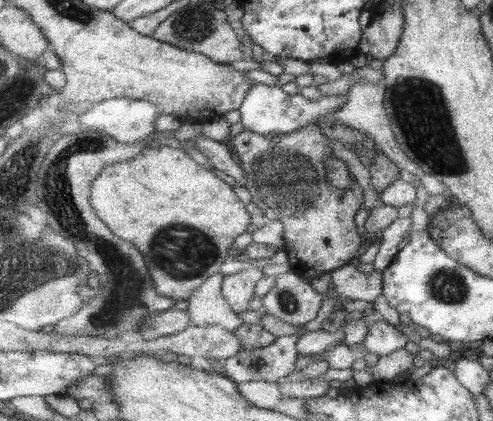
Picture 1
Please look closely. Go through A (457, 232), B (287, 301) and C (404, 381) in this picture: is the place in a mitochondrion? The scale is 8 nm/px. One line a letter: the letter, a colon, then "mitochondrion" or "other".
A: other
B: mitochondrion
C: other

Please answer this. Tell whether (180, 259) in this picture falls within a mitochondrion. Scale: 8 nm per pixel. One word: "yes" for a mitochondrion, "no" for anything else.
yes

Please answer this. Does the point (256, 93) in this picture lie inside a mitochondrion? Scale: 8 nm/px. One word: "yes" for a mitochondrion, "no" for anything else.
no

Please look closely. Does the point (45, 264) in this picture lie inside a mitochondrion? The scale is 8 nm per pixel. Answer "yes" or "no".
yes

